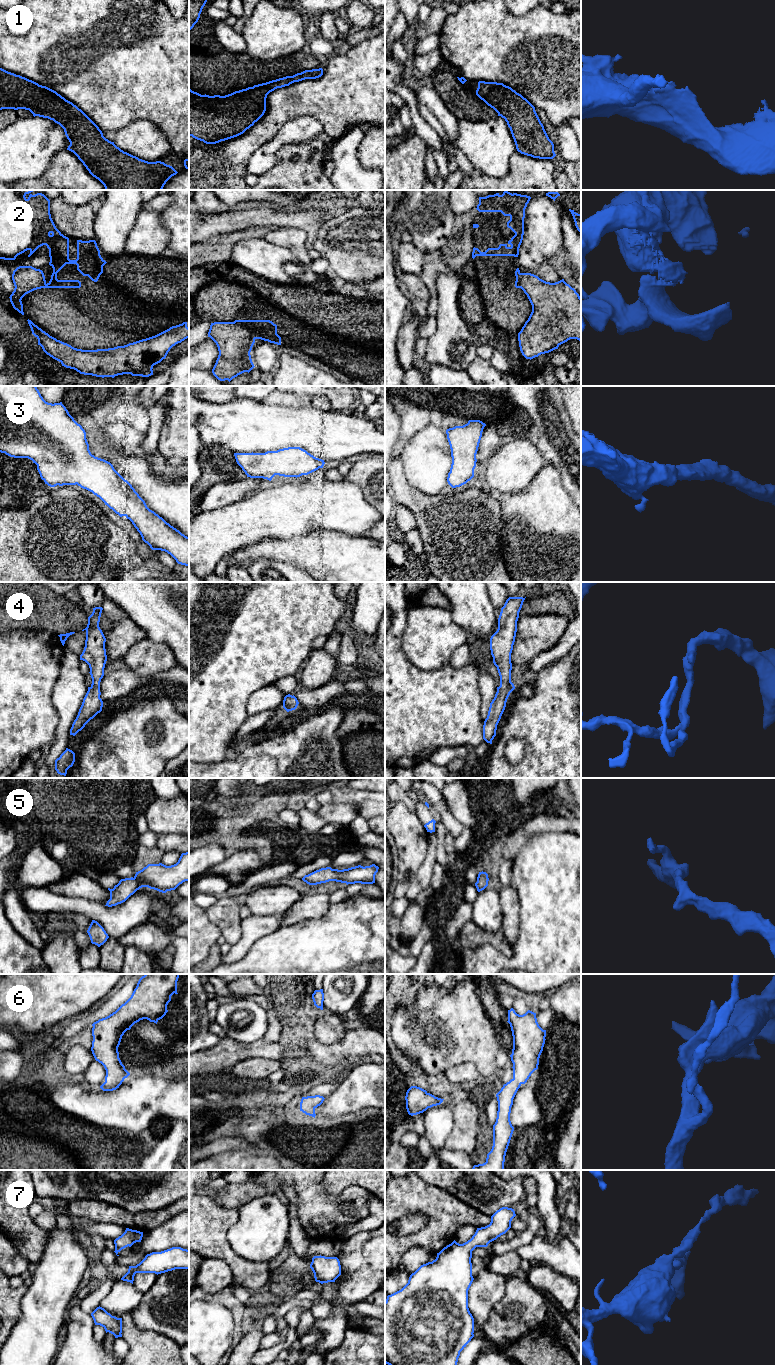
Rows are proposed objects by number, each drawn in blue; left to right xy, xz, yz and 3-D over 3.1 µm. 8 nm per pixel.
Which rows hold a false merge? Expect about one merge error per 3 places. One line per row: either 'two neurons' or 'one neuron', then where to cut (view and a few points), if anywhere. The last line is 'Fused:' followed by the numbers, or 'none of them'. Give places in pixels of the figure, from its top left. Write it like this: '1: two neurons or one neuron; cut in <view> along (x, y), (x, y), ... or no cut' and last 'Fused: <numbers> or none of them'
1: one neuron; no cut
2: two neurons; cut in xz along (232, 322), (245, 327), (255, 338)
3: one neuron; no cut
4: one neuron; no cut
5: one neuron; no cut
6: one neuron; no cut
7: one neuron; no cut
Fused: 2

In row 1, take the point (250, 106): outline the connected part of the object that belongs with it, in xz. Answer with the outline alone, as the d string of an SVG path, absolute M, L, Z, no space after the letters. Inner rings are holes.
M322 68L305 70L225 96L201 95L189 88L189 136L206 144L216 144L237 137L264 115L266 98L270 92L322 75Z

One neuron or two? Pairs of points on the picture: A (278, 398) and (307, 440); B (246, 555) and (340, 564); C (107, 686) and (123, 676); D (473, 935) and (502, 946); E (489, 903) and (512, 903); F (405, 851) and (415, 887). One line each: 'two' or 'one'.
A: two
B: one
C: one
D: one
E: two
F: two

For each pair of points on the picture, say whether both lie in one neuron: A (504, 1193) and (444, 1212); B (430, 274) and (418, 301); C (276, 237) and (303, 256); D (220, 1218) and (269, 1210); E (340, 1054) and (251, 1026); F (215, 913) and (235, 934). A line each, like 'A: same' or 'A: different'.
A: different
B: different
C: same
D: different
E: different
F: same

